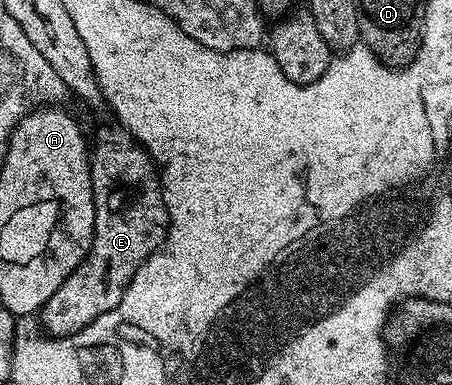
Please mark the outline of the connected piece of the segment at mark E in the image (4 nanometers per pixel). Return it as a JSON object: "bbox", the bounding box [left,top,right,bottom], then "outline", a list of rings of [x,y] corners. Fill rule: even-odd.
{"bbox":[39,125,168,337],"outline":[[[119,125],[100,127],[96,131],[96,147],[91,148],[92,188],[98,222],[92,248],[84,263],[58,285],[58,293],[46,301],[39,312],[43,330],[52,337],[73,335],[122,301],[134,273],[156,251],[168,236],[168,214],[154,160]]]}

